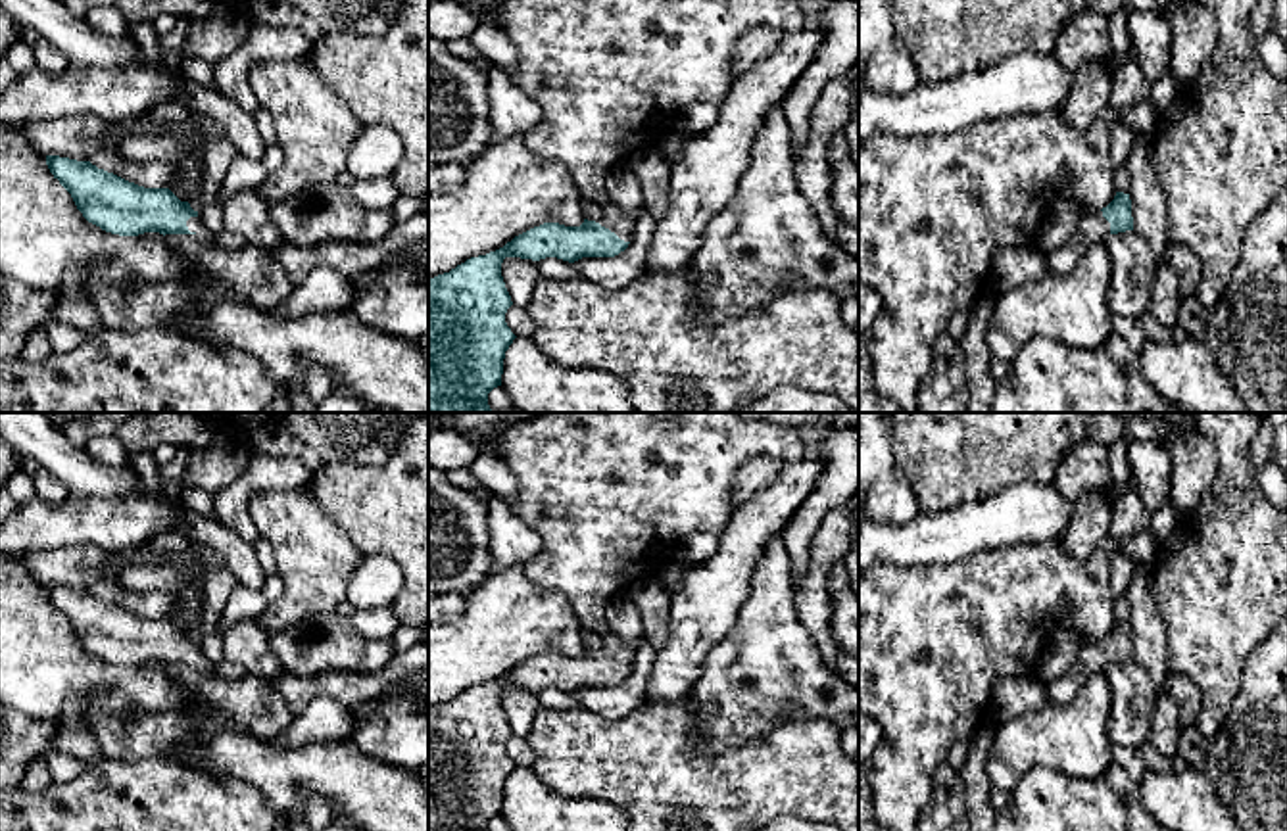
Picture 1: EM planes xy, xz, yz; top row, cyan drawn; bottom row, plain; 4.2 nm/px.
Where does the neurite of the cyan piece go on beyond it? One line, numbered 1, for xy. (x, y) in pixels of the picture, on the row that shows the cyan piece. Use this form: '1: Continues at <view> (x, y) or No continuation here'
1: Continues at xy (194, 225)

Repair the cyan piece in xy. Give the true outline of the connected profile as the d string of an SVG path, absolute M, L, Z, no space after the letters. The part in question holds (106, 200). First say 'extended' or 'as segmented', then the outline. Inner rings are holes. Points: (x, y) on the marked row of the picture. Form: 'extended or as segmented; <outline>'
extended; M46 155L46 165L71 194L83 217L106 232L119 236L198 234L213 240L202 230L198 211L188 202L181 202L169 188L138 186L90 161Z

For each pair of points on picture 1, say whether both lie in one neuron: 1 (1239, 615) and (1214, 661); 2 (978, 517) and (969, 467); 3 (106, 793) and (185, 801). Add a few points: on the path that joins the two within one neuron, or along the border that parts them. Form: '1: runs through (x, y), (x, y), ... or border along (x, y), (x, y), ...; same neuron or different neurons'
1: runs through (1228, 626), (1214, 640), (1214, 649); same neuron
2: border along (1017, 484), (930, 513); different neurons
3: runs through (125, 799), (166, 801); same neuron

